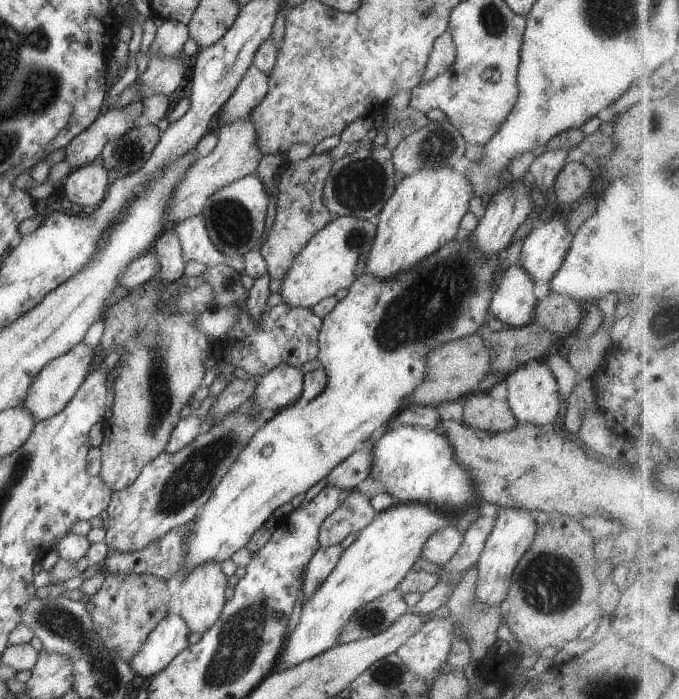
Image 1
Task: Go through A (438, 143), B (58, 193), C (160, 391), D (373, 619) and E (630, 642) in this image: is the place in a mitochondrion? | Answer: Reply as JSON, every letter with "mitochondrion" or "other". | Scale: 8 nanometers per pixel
{"A":"mitochondrion","B":"other","C":"mitochondrion","D":"mitochondrion","E":"other"}

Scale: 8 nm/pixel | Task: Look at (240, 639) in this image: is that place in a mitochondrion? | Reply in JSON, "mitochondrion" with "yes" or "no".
{"mitochondrion":"yes"}

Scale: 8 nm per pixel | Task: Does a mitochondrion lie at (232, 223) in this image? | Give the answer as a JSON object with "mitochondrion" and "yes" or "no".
{"mitochondrion":"yes"}

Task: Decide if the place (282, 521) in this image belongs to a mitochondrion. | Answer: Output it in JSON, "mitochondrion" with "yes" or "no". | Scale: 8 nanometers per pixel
{"mitochondrion":"no"}

